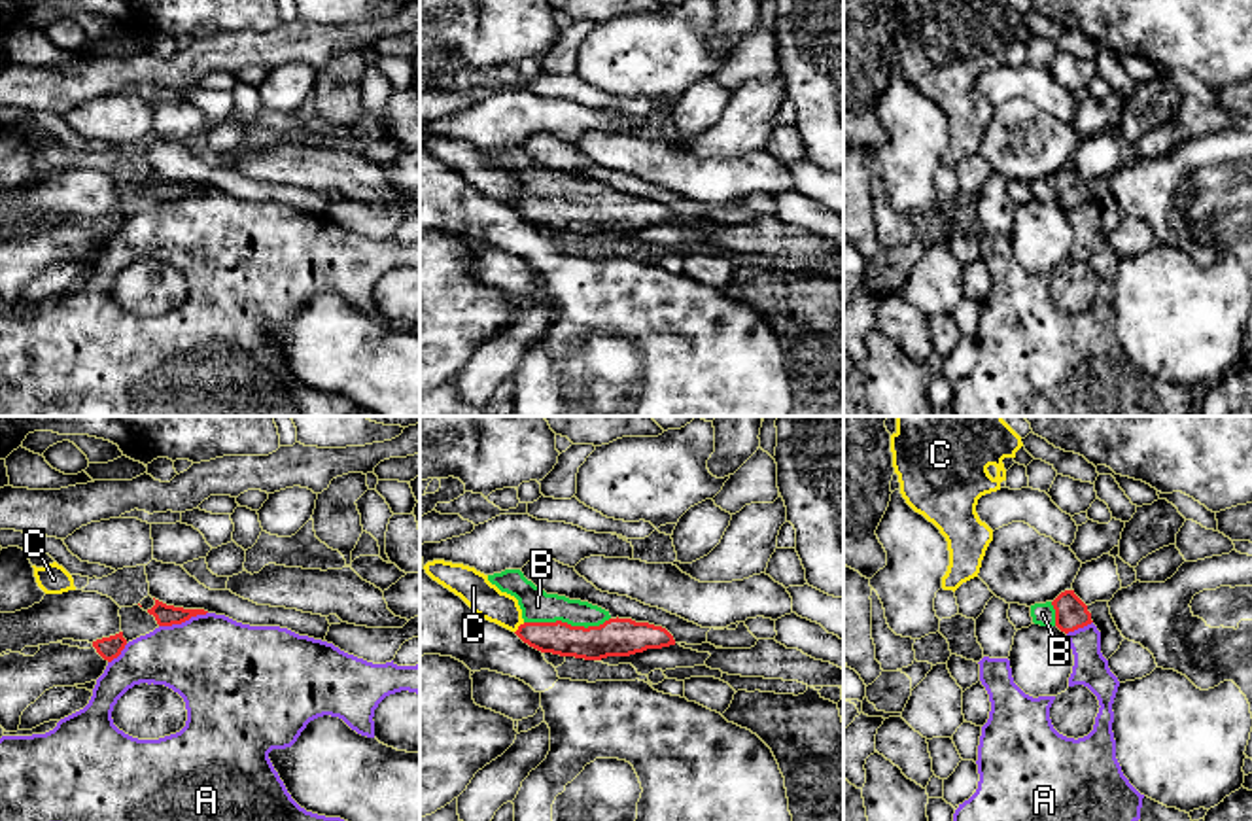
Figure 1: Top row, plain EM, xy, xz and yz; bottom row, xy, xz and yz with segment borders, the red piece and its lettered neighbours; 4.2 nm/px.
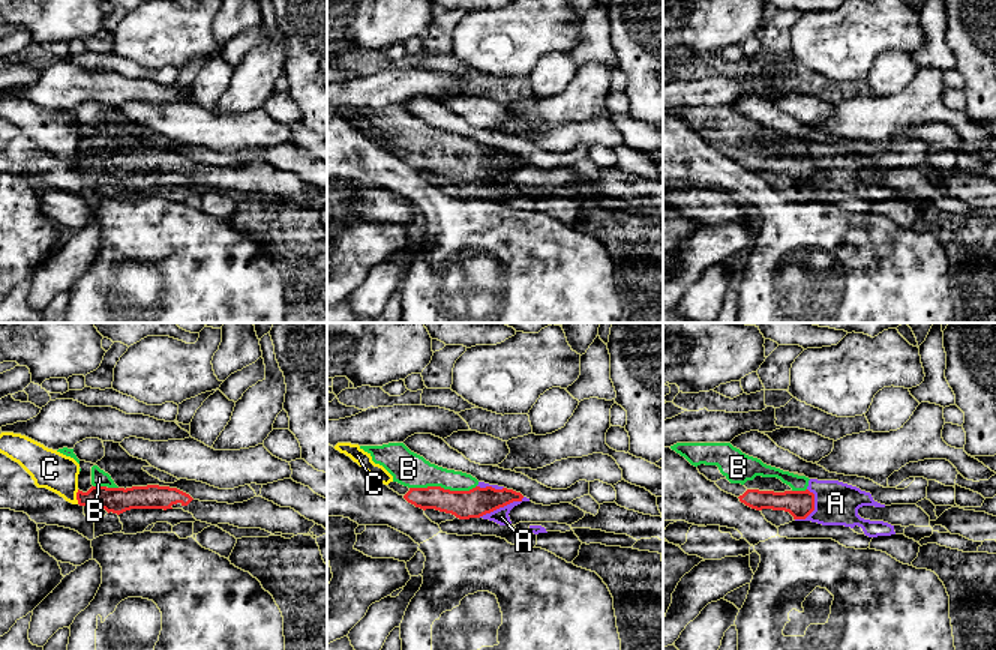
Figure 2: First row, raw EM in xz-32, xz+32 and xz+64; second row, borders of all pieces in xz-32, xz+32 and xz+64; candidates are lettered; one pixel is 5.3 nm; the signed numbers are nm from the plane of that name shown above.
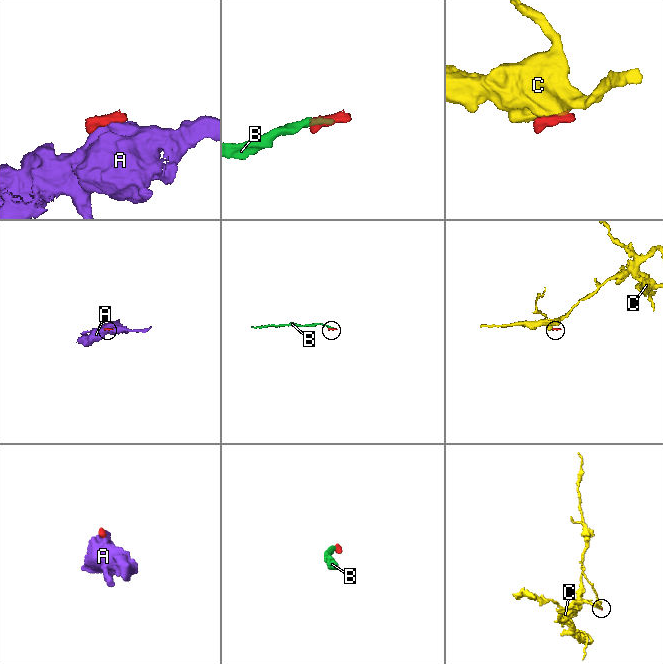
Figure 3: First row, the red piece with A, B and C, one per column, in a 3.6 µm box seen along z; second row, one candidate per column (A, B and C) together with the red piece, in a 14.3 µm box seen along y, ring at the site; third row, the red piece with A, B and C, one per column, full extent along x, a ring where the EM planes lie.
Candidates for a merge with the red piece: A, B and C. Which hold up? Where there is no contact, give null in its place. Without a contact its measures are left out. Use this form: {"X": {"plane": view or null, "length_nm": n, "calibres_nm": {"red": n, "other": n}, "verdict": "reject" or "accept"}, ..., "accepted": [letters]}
{"A": {"plane": "xy", "length_nm": 220, "calibres_nm": {"red": 90, "other": 420}, "verdict": "reject"}, "B": {"plane": "xz", "length_nm": 360, "calibres_nm": {"red": 160, "other": 140}, "verdict": "accept"}, "C": {"plane": "xz", "length_nm": 60, "calibres_nm": {"red": 140, "other": 140}, "verdict": "reject"}, "accepted": ["B"]}

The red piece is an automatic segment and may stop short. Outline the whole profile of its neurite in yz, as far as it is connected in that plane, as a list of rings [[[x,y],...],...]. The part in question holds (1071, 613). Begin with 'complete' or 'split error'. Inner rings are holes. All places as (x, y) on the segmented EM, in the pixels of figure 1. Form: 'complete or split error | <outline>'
split error | [[[1074,590],[1061,592],[1053,602],[1031,605],[1031,617],[1035,624],[1057,626],[1065,634],[1093,622],[1087,605]]]

